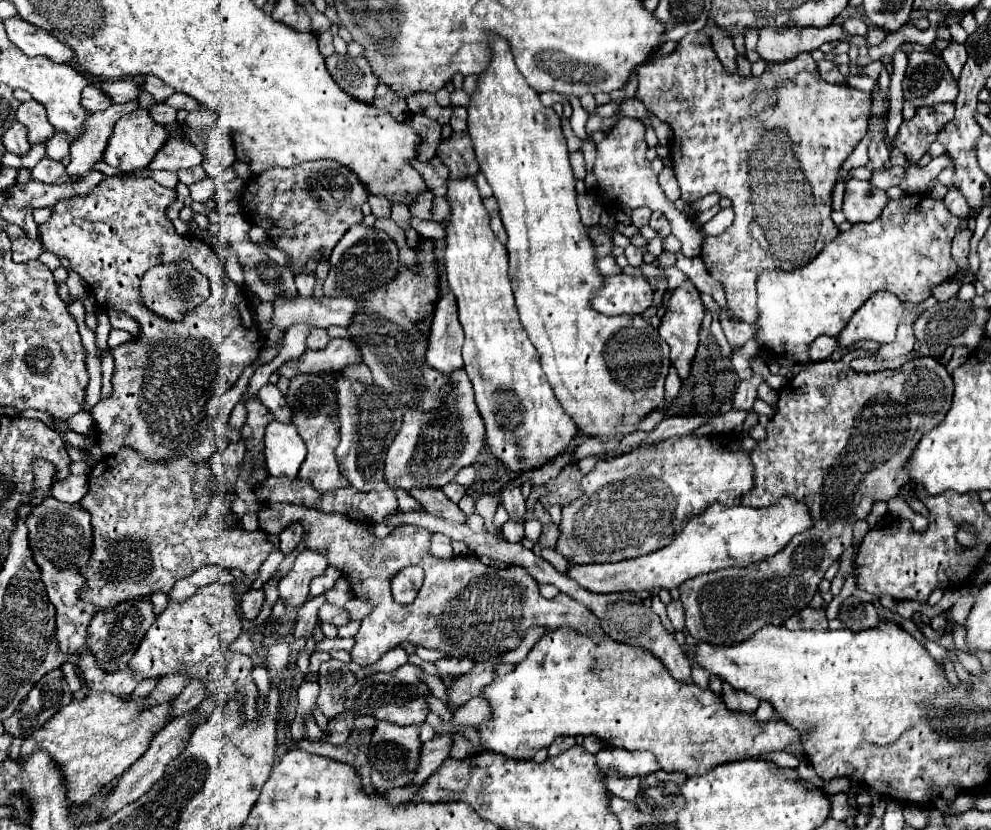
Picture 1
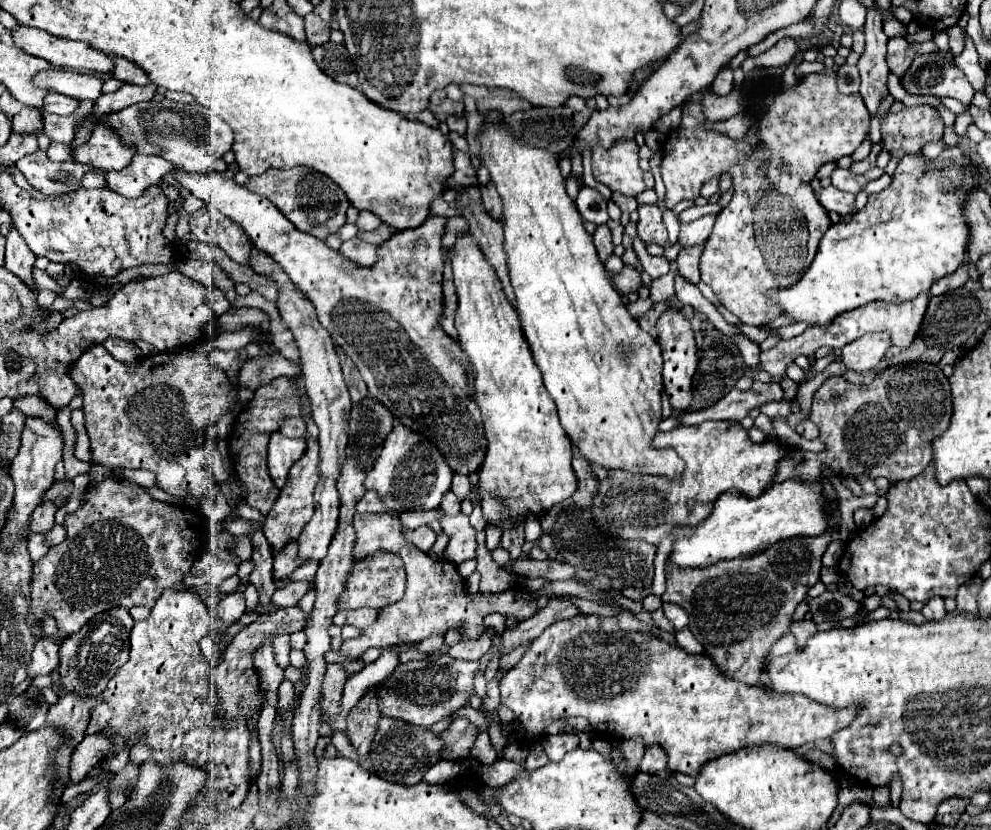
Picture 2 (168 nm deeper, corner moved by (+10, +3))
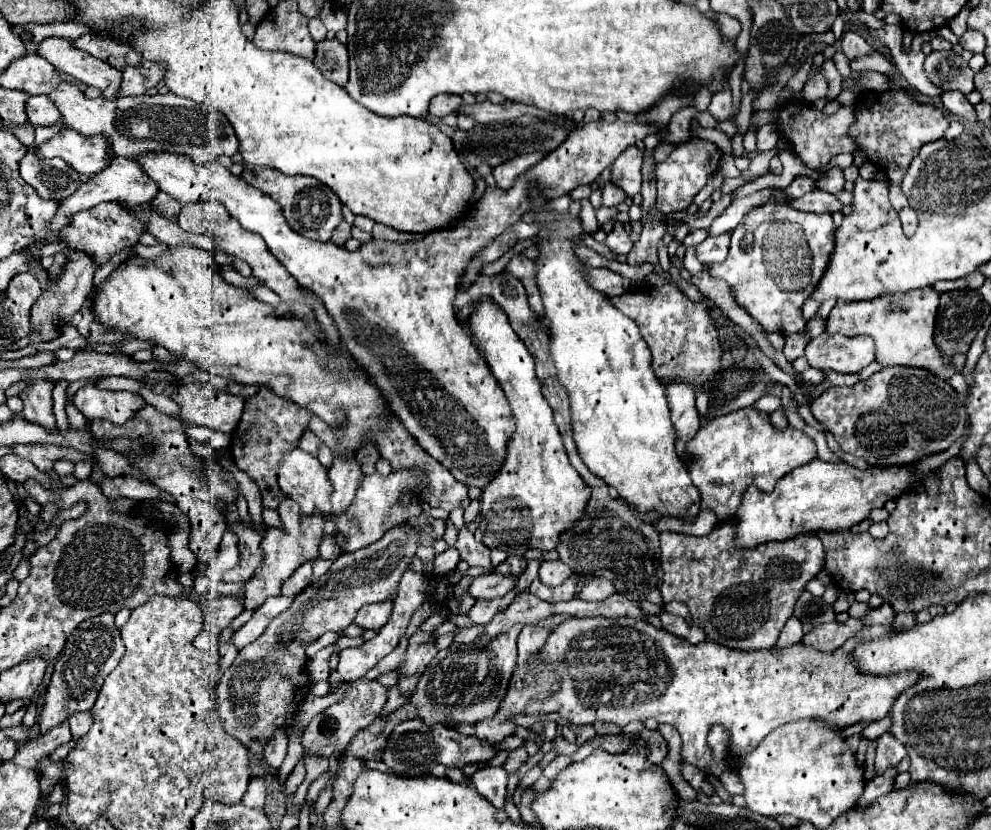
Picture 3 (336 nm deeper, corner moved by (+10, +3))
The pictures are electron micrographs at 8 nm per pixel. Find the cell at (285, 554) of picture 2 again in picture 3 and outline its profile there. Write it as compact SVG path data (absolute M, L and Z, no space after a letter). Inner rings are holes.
M311 564L299 566L297 572L293 572L293 576L285 582L283 586L283 594L285 596L297 596L299 592L303 592L309 584L311 584Z

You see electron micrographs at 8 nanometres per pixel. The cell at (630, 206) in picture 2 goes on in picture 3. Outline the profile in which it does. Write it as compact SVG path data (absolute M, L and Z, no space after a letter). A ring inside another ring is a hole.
M607 182L607 184L601 184L601 198L603 198L601 200L603 206L617 206L625 200L625 192L613 186L611 182Z

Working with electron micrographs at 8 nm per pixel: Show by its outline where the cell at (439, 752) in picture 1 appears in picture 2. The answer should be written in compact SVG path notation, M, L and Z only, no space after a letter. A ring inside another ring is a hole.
M455 720L439 734L443 740L443 756L449 760L463 760L475 742L475 726L469 720Z

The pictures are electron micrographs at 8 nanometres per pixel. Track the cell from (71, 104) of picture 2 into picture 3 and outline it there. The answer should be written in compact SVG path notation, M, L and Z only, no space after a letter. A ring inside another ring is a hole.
M29 96L25 102L25 112L33 126L53 126L61 116L45 96Z

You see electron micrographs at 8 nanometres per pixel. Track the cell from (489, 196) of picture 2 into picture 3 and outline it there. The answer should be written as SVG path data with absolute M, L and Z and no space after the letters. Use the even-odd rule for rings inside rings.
M543 152L521 154L521 156L515 156L515 158L511 158L511 160L503 162L503 164L499 164L499 166L495 166L495 168L493 168L493 176L495 176L495 180L497 180L497 186L499 186L499 188L505 188L505 190L511 188L513 182L515 182L515 178L517 178L521 172L529 170L533 164L537 164L541 158L543 158Z

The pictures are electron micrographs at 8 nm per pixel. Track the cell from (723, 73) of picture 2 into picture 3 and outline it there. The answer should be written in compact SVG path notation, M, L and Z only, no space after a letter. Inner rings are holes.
M727 86L713 96L713 100L709 104L709 114L717 122L723 122L723 120L729 120L729 118L735 116L735 108L733 108L733 102L731 102L731 90Z

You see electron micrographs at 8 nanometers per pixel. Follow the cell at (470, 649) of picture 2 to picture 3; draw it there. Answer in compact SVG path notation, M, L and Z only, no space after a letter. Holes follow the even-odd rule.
M525 592L525 594L515 596L513 604L505 612L497 614L485 626L485 632L477 640L483 642L483 644L487 644L491 638L507 632L515 624L521 624L521 626L525 626L525 624L539 624L541 620L547 620L551 616L553 616L553 608L551 608L549 602L539 600L531 592Z

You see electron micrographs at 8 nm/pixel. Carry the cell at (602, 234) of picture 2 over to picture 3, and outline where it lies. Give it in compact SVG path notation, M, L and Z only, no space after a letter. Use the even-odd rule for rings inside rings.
M615 224L613 226L613 232L607 234L607 240L605 244L615 252L615 254L629 254L629 250L633 248L633 242L629 240L629 234L623 230L623 224Z

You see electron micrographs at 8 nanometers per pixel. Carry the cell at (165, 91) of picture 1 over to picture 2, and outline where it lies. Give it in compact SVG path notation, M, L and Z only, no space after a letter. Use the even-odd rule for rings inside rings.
M115 58L113 76L125 84L135 84L135 86L147 86L149 84L149 78L143 74L143 70L125 58Z

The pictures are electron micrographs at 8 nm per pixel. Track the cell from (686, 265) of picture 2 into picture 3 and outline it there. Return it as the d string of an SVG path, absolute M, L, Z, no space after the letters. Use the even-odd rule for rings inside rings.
M721 234L721 236L709 236L697 246L697 258L701 264L717 264L727 258L729 252L729 240L731 234Z

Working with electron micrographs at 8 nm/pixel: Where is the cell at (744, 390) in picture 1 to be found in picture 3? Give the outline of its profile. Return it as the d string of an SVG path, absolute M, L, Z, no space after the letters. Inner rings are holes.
M931 286L913 290L911 294L883 294L865 302L837 302L827 318L827 332L839 332L845 336L869 334L875 340L877 362L887 366L911 366L925 368L935 376L949 380L957 370L949 356L943 356L935 346L935 318L939 308L939 292Z

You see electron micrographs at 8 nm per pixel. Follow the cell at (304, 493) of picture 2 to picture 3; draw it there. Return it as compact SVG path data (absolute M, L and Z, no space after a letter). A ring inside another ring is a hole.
M286 498L279 506L279 516L285 526L285 536L279 528L267 528L261 548L265 550L265 562L261 570L245 584L245 610L257 610L269 596L279 596L283 582L305 562L319 558L319 542L323 536L323 520L320 514L306 515L297 503Z

